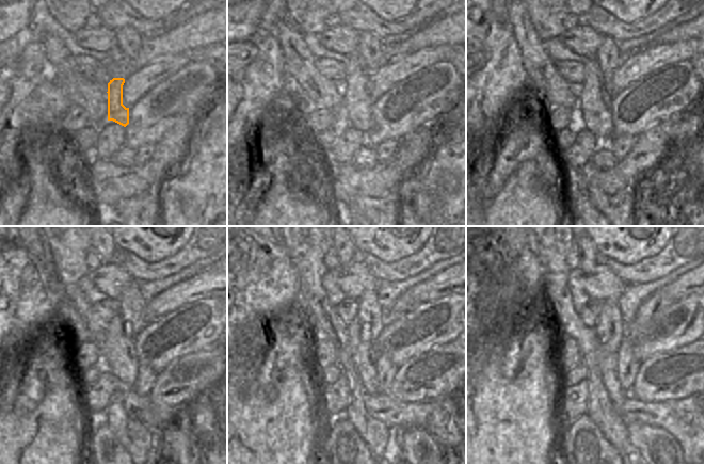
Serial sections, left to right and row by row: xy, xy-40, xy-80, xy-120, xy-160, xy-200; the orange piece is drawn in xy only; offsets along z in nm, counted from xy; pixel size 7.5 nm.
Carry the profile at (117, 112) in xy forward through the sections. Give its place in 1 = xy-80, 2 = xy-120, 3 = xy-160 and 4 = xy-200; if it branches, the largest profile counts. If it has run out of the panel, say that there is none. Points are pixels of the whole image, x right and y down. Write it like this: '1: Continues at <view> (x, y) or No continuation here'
1: Continues at xy-80 (594, 108)
2: Continues at xy-120 (118, 352)
3: Continues at xy-160 (364, 355)
4: Continues at xy-200 (609, 361).

